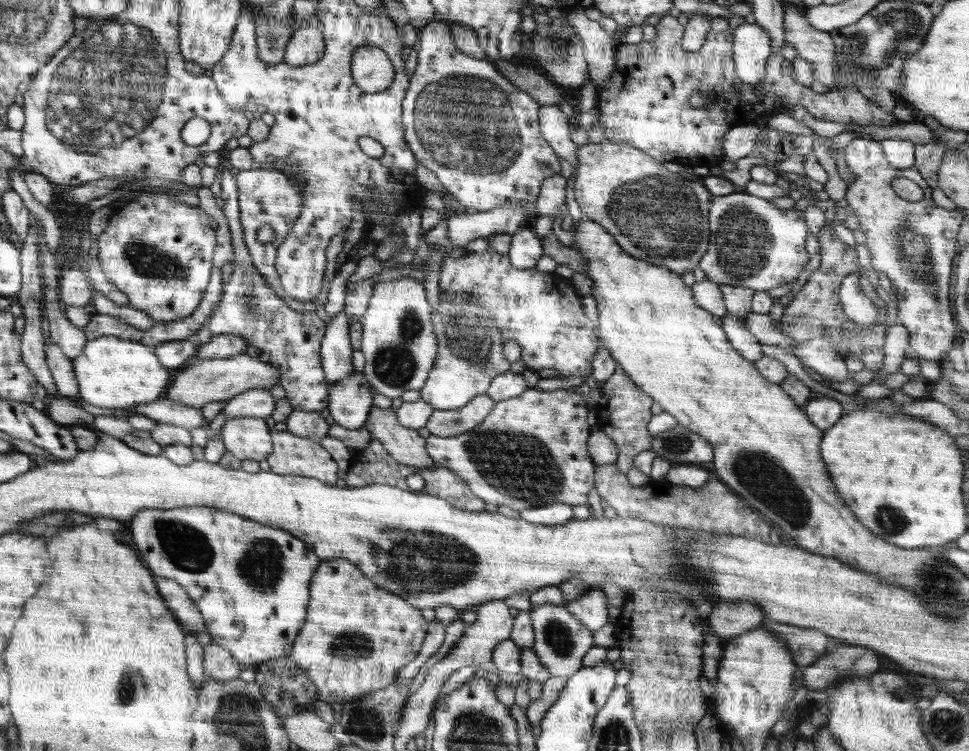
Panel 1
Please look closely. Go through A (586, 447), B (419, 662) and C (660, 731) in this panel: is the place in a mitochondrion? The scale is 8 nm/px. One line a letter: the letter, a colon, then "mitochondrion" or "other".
A: other
B: other
C: mitochondrion

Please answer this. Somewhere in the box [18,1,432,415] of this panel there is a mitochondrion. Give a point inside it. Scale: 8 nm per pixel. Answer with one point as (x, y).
(124, 60)

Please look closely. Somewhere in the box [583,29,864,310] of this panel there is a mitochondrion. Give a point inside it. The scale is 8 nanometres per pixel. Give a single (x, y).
(663, 222)

